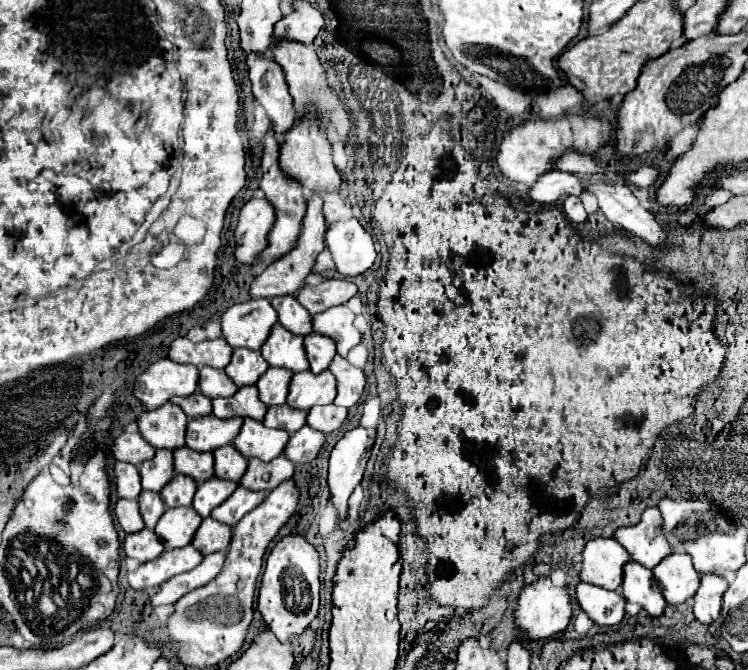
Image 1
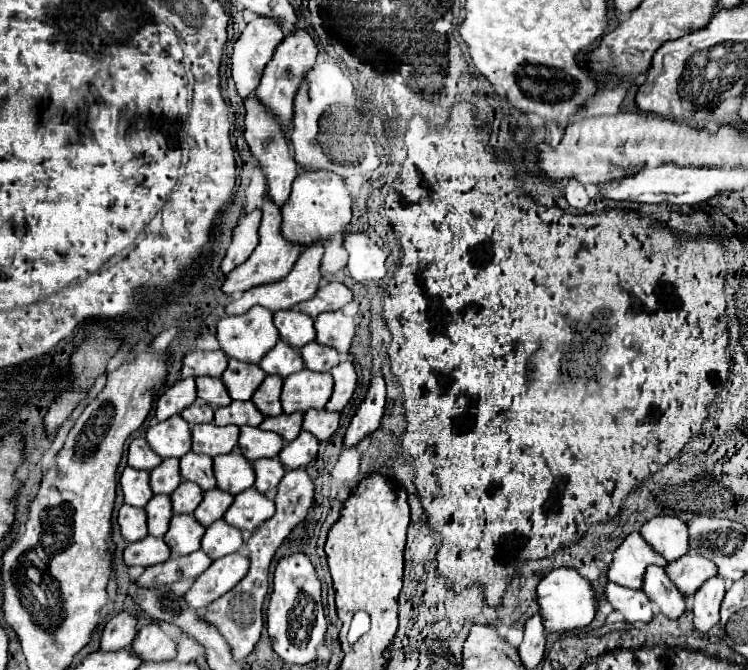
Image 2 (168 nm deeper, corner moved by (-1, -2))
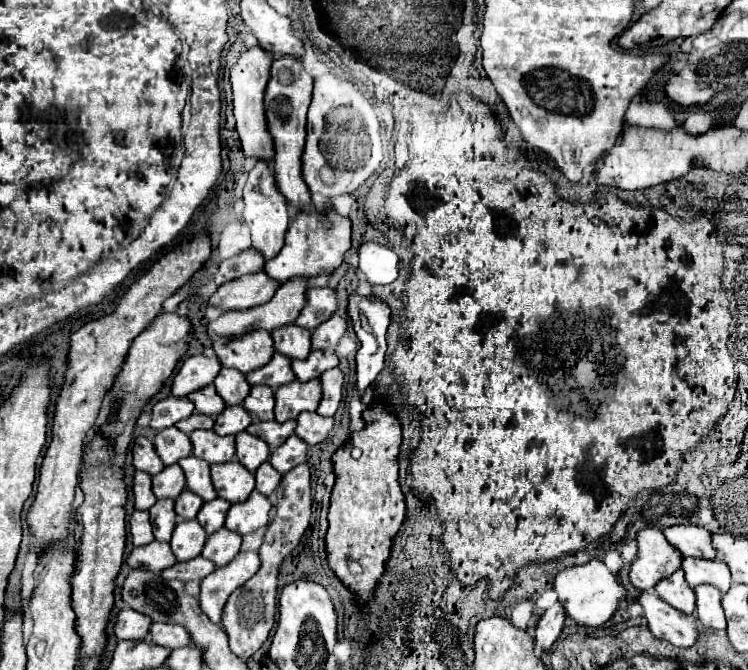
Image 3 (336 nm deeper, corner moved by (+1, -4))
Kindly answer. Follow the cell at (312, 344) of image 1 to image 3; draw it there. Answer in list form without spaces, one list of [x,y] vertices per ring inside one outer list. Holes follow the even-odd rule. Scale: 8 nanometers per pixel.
[[[311,351],[307,359],[293,361],[293,371],[299,381],[321,377],[325,371],[339,365],[339,357],[333,351]]]

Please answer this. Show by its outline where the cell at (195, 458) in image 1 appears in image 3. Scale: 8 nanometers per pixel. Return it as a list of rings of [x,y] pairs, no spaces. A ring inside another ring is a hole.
[[[183,457],[177,461],[179,467],[183,469],[185,473],[185,479],[187,479],[187,487],[189,491],[197,493],[203,501],[211,501],[217,497],[213,485],[211,485],[211,477],[209,477],[209,463],[199,459],[199,457]]]

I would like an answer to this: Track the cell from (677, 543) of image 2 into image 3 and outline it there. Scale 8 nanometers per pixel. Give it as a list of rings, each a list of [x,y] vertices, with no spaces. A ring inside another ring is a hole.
[[[673,525],[663,529],[667,541],[681,553],[681,557],[713,559],[715,549],[711,547],[711,533],[697,525]]]

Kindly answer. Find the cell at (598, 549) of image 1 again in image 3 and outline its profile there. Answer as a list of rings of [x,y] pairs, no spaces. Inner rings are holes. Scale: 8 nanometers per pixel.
[[[641,529],[635,537],[637,557],[631,563],[629,581],[633,587],[645,591],[651,589],[659,579],[669,577],[681,567],[681,555],[665,541],[663,533],[657,529]]]

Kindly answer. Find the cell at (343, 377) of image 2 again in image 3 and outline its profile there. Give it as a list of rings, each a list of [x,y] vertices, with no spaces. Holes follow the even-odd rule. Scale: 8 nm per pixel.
[[[339,367],[325,371],[321,377],[323,385],[323,399],[319,403],[317,413],[323,417],[333,417],[339,403],[341,403],[341,393],[343,393],[343,371]]]

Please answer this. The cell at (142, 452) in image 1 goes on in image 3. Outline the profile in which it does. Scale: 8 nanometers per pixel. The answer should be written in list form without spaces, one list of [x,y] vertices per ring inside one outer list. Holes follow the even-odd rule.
[[[137,437],[135,445],[133,445],[133,467],[139,471],[145,471],[149,475],[157,475],[159,471],[163,471],[163,463],[157,457],[153,443],[145,437]]]

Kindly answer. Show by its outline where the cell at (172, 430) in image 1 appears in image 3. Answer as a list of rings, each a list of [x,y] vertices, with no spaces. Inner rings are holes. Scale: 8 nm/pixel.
[[[167,427],[155,435],[155,451],[165,465],[173,465],[179,459],[191,455],[191,441],[177,427]]]

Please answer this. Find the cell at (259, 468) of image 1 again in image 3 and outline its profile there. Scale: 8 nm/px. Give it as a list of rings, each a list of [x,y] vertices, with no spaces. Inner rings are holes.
[[[265,461],[263,465],[259,465],[255,477],[257,477],[257,487],[255,487],[255,489],[257,489],[259,493],[263,493],[263,495],[273,493],[275,487],[279,485],[279,481],[281,481],[281,475],[273,469],[273,465],[271,465],[269,461]]]

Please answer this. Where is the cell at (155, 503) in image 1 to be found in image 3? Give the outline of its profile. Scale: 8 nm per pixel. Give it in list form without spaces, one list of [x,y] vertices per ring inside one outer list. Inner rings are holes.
[[[159,499],[151,509],[151,523],[155,525],[155,539],[169,541],[171,533],[177,525],[177,517],[173,511],[173,499]]]

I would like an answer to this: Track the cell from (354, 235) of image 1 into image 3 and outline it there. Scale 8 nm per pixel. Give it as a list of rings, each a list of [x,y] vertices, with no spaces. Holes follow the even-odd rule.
[[[363,243],[357,251],[359,255],[359,273],[371,285],[387,285],[397,279],[397,261],[399,257],[379,245],[379,243]]]

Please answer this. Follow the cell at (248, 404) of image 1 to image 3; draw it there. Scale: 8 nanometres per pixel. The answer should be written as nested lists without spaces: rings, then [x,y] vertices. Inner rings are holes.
[[[235,405],[235,407],[225,407],[217,419],[215,419],[215,427],[213,431],[217,435],[237,435],[241,431],[245,431],[251,425],[251,415],[247,413],[247,409],[243,409],[243,405]]]

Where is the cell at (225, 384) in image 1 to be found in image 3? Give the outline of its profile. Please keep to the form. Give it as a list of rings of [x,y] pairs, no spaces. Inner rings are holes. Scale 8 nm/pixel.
[[[205,385],[203,389],[197,389],[195,393],[189,393],[189,399],[195,405],[197,413],[203,415],[217,415],[219,411],[225,409],[223,399],[219,397],[219,393],[215,393],[215,385]]]

